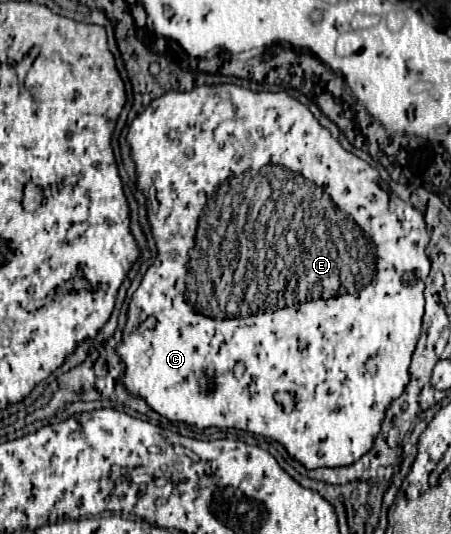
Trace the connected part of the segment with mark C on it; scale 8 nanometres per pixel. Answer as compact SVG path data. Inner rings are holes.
M203 85L187 93L169 91L133 119L127 141L137 165L136 187L147 195L147 190L155 185L159 211L149 219L157 241L157 259L153 267L147 269L131 299L127 327L117 349L125 363L125 387L171 421L199 429L235 427L271 437L307 469L341 467L356 462L373 447L387 405L399 397L409 383L409 361L421 333L425 281L431 269L425 255L429 233L423 213L403 201L391 205L391 193L381 189L377 169L345 151L341 143L319 125L309 107L287 93L255 93L239 85ZM267 163L281 163L293 169L293 173L309 177L309 181L321 185L321 189L361 225L365 235L375 243L377 277L357 295L331 297L329 301L317 299L297 307L239 319L209 319L185 301L189 249L193 249L197 221L221 183L235 177L237 171L261 169L261 165ZM239 359L245 363L243 379L233 375L233 367Z

